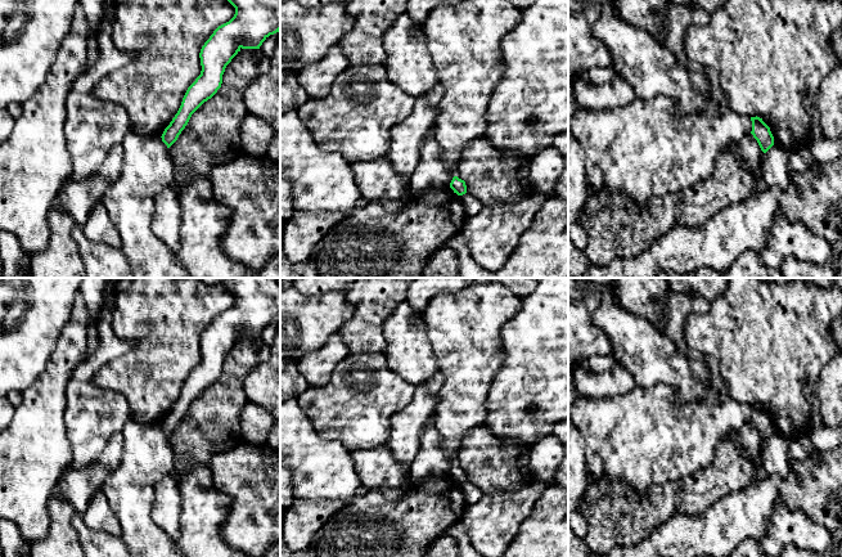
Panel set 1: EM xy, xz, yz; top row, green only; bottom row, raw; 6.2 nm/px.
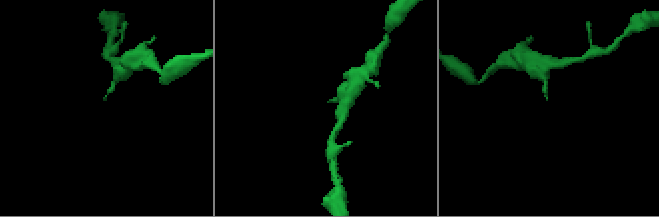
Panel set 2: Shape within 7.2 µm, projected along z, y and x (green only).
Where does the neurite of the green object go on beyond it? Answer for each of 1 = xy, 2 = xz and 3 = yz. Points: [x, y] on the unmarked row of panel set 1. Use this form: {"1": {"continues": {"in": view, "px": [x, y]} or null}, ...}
{"1": {"continues": null}, "2": {"continues": null}, "3": {"continues": null}}

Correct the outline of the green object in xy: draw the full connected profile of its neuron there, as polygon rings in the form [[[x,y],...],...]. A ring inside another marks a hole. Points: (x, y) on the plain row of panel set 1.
[[[226,278],[222,284],[235,296],[235,302],[202,334],[201,363],[188,376],[177,401],[161,425],[167,436],[177,428],[192,403],[221,376],[231,347],[242,337],[260,337],[270,323],[280,319],[278,278]]]

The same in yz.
[[[751,405],[752,419],[751,422],[757,428],[761,439],[766,441],[774,434],[774,425],[770,415],[760,405]]]

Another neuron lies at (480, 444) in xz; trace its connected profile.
[[[481,427],[465,435],[455,464],[465,470],[467,481],[476,485],[482,495],[487,495],[496,491],[515,493],[526,486],[531,480],[528,461],[528,448],[523,448],[518,441],[503,440],[491,434],[488,428]]]

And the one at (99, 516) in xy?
[[[99,490],[90,500],[82,515],[86,526],[94,530],[109,533],[121,536],[122,527],[113,509],[111,508],[105,494]]]

